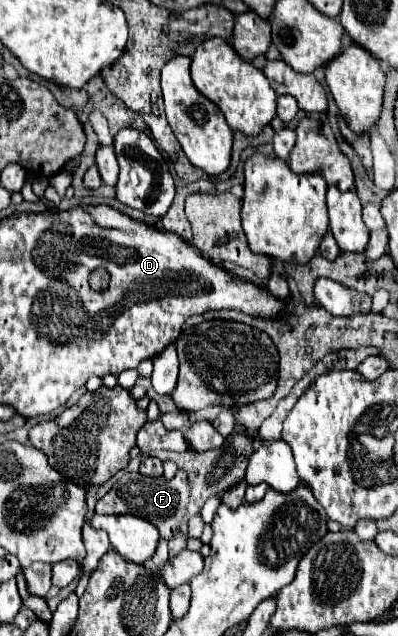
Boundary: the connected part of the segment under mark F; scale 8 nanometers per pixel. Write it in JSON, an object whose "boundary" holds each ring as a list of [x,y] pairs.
{"boundary":[[[179,469],[173,479],[165,479],[165,477],[149,479],[141,473],[125,473],[109,489],[109,493],[103,495],[97,501],[95,513],[97,515],[125,515],[125,513],[131,513],[131,515],[143,517],[159,529],[159,533],[165,541],[171,541],[173,535],[179,531],[179,525],[183,521],[187,505],[189,505],[189,479],[187,479],[187,473],[183,469]]]}

